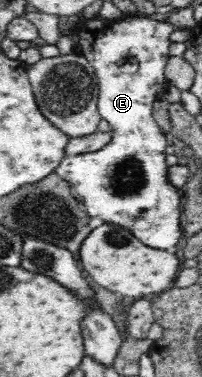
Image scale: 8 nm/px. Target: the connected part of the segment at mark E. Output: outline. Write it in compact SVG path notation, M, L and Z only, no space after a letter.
M99 17L82 19L77 29L70 30L83 36L79 53L93 66L99 86L97 109L110 123L113 137L110 144L94 152L67 155L55 173L71 185L88 215L125 228L152 248L176 247L184 231L181 216L185 205L178 192L182 188L170 181L166 163L169 140L152 117L152 104L163 98L170 82L165 68L171 57L169 36L176 29L170 23L148 17L115 21Z

